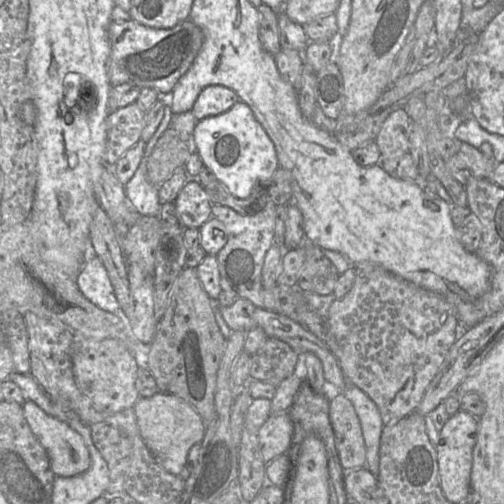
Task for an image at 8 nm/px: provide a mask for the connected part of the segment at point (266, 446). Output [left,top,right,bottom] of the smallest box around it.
[257,413,293,464]

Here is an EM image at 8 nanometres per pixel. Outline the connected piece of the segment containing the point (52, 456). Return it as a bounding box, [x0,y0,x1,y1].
[22,400,91,477]

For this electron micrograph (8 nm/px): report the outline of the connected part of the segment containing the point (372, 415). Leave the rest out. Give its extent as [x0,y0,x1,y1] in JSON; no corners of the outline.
[344,384,384,477]

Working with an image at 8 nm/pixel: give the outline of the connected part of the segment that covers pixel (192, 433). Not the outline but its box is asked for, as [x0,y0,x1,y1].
[134,391,206,475]

